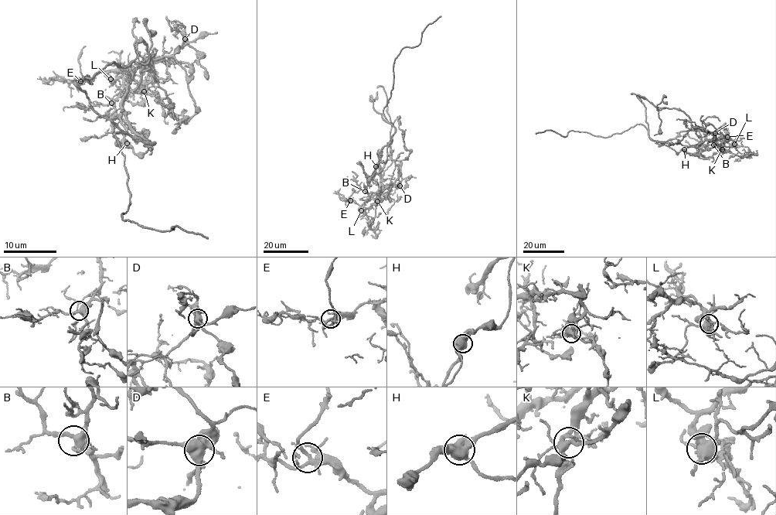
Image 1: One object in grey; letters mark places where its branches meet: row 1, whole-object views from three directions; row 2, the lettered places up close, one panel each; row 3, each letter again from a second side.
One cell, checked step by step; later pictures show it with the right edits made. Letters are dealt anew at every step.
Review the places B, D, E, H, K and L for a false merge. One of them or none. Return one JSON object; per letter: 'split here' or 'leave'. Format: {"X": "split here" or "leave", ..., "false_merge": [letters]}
{"B": "leave", "D": "leave", "E": "leave", "H": "leave", "K": "leave", "L": "leave", "false_merge": []}

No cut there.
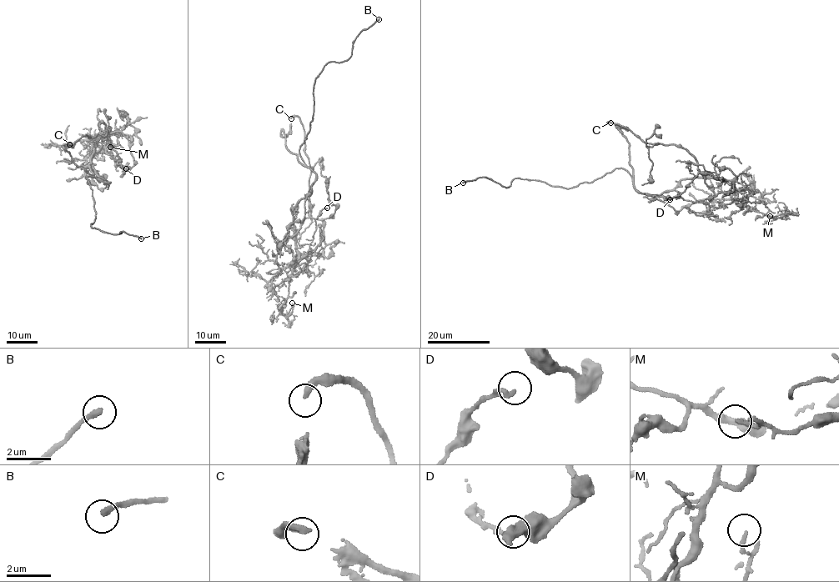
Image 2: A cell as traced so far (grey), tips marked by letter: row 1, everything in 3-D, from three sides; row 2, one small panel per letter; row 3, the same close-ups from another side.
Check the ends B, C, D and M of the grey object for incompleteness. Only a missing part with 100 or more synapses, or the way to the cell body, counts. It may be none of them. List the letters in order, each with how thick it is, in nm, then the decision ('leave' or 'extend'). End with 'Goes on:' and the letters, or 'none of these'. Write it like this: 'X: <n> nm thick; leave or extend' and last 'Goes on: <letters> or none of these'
B: 240 nm thick; extend
C: 190 nm thick; leave
D: 150 nm thick; leave
M: 140 nm thick; leave
Goes on: B

